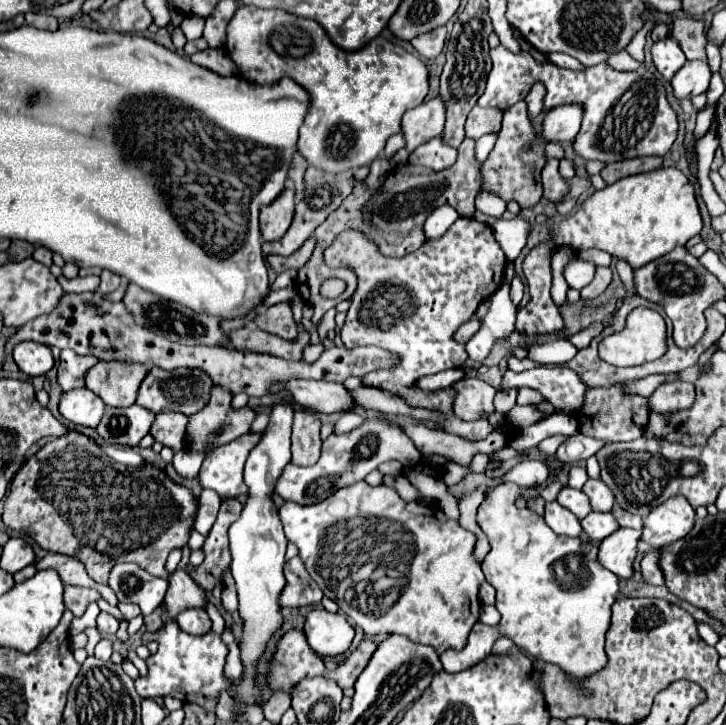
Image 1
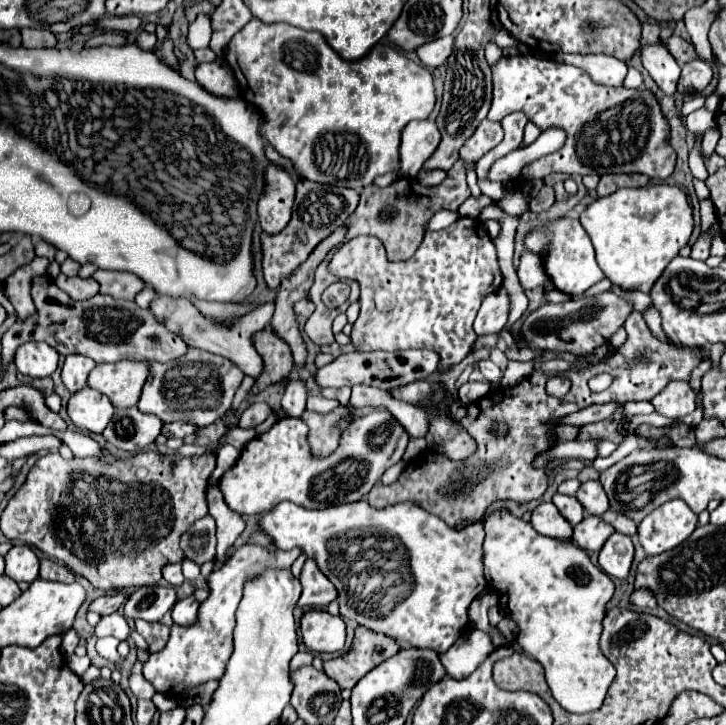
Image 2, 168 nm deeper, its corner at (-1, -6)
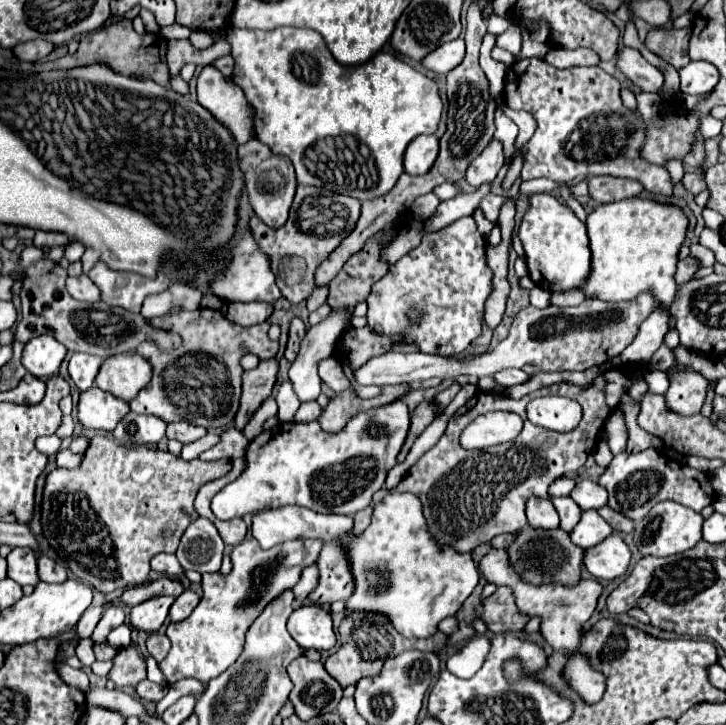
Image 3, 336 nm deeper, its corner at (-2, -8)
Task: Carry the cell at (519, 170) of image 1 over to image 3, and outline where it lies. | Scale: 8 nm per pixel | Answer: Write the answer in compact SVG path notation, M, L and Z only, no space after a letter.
M504 105L504 111L506 111L506 115L518 125L518 137L516 137L516 143L514 143L514 147L516 149L522 149L522 145L526 145L528 143L528 139L534 135L534 131L536 131L536 119L530 115L530 113L526 113L526 111L514 111L514 109L508 109L506 105Z

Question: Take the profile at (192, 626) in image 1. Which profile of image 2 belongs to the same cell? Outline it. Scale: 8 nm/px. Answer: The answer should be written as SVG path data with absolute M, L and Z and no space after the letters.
M191 595L191 597L183 597L175 603L175 607L171 609L171 617L177 625L189 625L197 619L197 609L199 609L199 601Z

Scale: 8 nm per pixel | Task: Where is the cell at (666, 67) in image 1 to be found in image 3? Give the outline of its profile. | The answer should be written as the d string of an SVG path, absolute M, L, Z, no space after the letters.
M624 47L620 51L620 59L618 59L618 69L630 79L634 81L636 85L640 85L644 91L650 91L650 93L658 93L664 85L664 75L654 67L650 65L642 53L638 49L630 49L630 47Z

